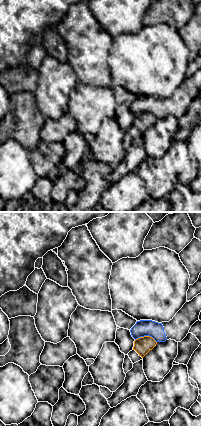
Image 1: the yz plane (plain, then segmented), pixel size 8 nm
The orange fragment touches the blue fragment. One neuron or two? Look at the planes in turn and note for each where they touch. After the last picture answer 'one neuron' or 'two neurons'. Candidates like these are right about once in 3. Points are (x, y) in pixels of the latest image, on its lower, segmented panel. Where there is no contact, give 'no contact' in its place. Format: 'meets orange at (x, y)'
meets orange at (146, 336)

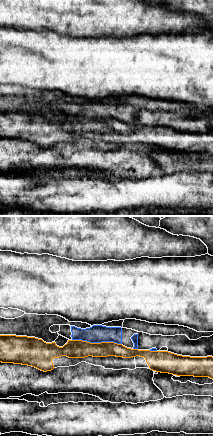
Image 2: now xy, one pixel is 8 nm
meets orange at (97, 343)

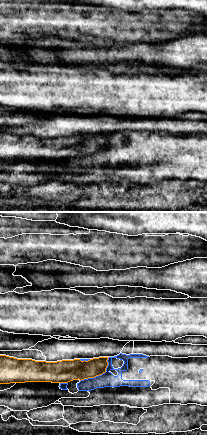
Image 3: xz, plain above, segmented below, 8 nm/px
meets orange at (99, 374)

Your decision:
two neurons

